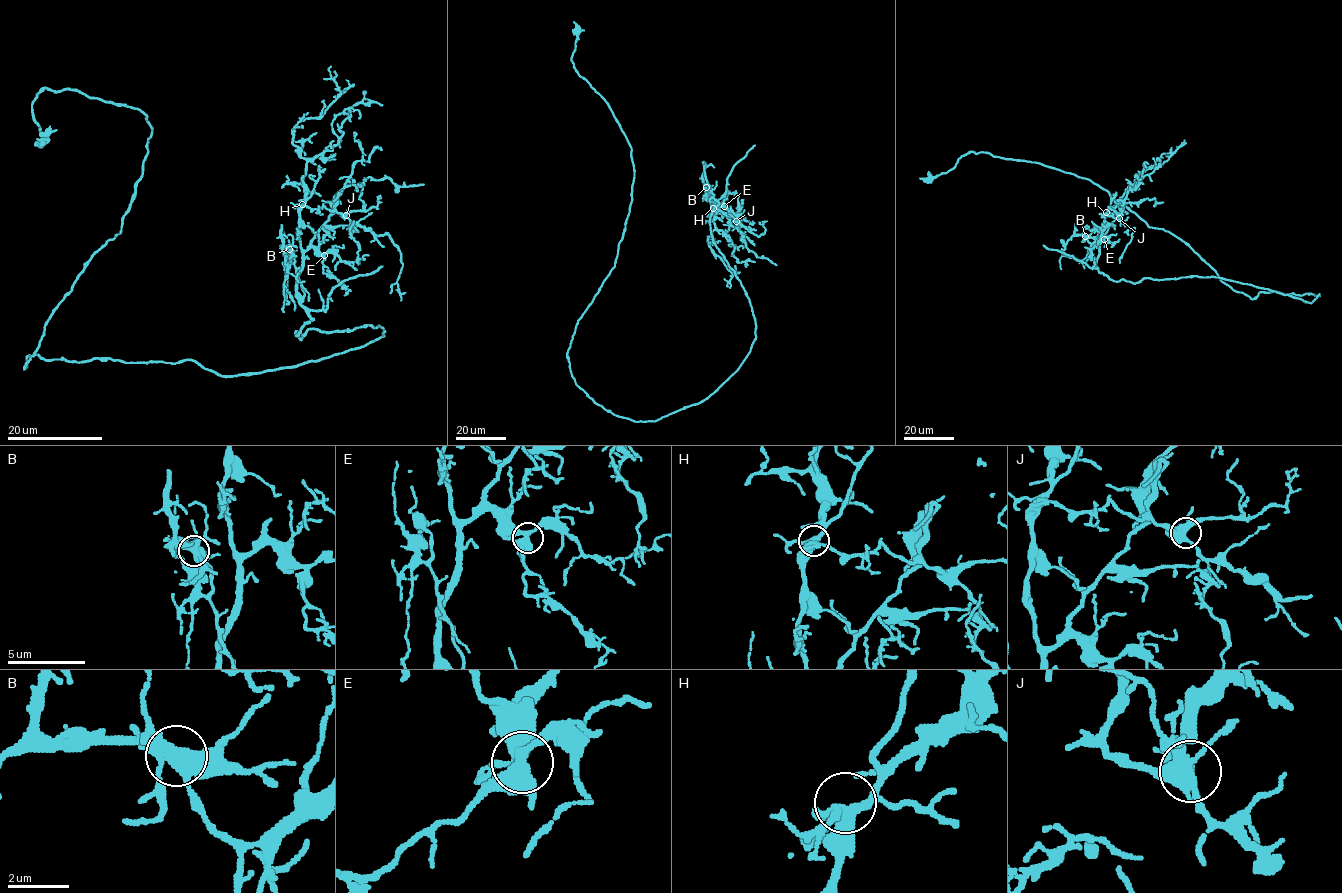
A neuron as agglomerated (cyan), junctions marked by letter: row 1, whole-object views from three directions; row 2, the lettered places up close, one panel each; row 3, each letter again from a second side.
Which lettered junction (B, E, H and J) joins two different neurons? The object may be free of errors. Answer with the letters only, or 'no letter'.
B

